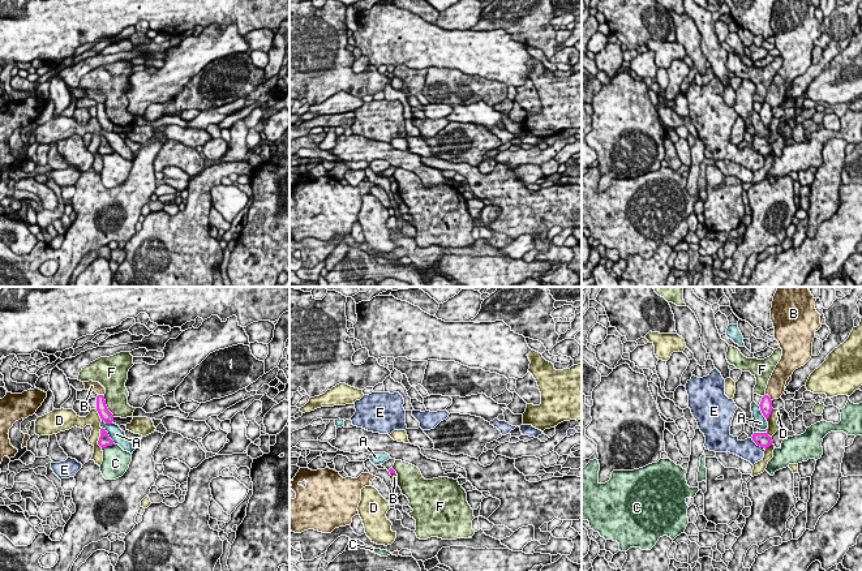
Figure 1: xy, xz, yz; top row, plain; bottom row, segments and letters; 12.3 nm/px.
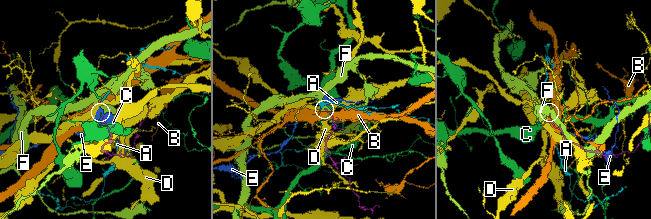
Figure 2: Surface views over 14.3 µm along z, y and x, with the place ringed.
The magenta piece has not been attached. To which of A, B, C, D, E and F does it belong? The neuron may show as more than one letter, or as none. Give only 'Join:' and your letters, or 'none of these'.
Join: none of these

